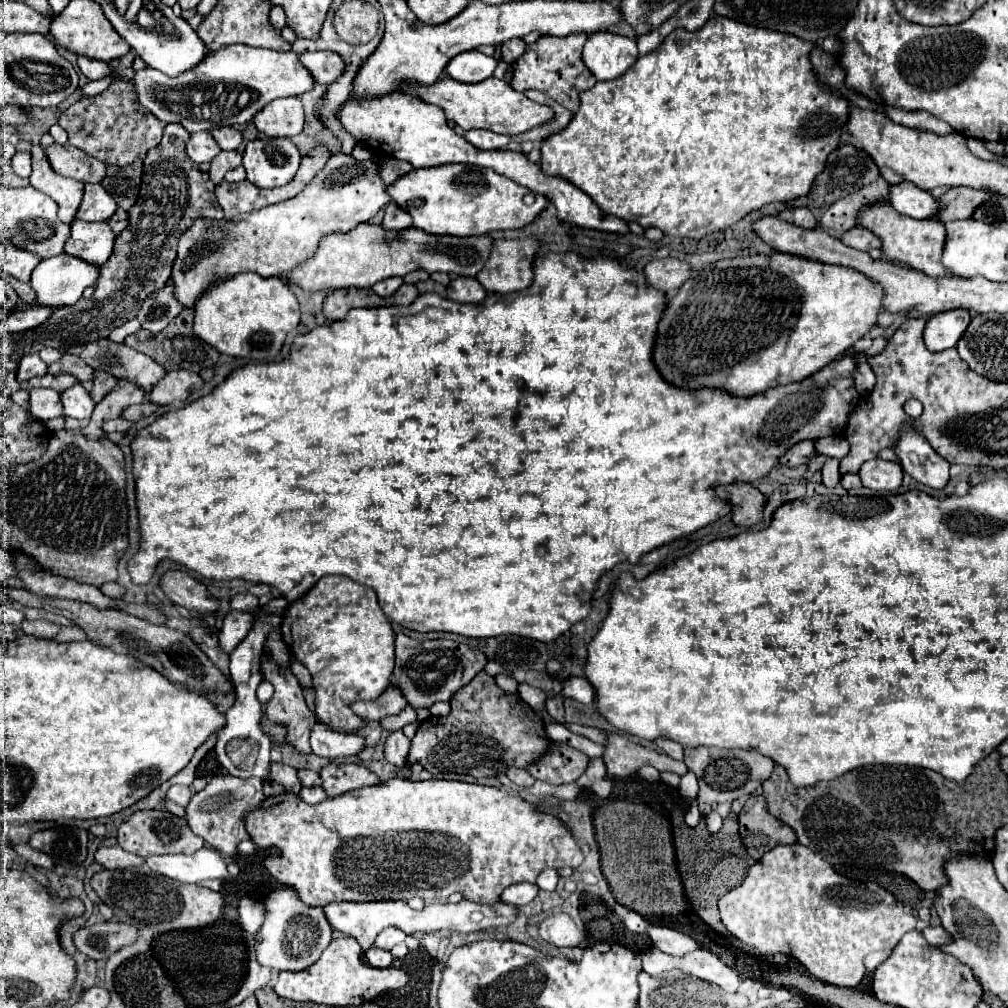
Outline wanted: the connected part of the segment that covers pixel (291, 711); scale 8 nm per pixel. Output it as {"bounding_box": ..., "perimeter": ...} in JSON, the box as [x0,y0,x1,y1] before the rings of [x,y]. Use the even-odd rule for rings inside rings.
{"bounding_box":[263,662,315,756],"perimeter":[[[263,662],[263,678],[269,680],[275,686],[273,698],[265,704],[265,718],[269,722],[275,722],[275,724],[285,724],[287,744],[293,746],[295,752],[299,752],[303,756],[309,756],[311,754],[309,732],[311,732],[311,726],[315,724],[315,716],[311,714],[311,710],[305,704],[303,690],[301,690],[297,678],[291,674],[291,670],[273,670],[273,666],[269,666],[269,662]]]}

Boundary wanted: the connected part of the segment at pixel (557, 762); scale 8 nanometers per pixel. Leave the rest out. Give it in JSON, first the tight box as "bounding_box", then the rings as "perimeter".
{"bounding_box":[527,742,589,784],"perimeter":[[[551,742],[549,750],[539,758],[539,762],[529,764],[527,772],[549,784],[569,784],[583,774],[587,762],[589,758],[581,750],[575,750],[565,742]]]}

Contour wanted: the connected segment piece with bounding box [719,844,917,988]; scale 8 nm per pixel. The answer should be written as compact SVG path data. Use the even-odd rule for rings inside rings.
M801 844L775 846L749 868L743 884L719 900L721 920L727 930L759 952L783 952L797 958L809 974L825 984L855 988L865 976L863 958L869 952L893 950L897 942L917 926L917 918L877 882L857 882L837 874L831 864Z

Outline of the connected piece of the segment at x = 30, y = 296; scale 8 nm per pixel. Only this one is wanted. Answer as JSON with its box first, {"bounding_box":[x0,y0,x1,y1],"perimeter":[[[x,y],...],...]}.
{"bounding_box":[5,278,37,304],"perimeter":[[[5,278],[13,288],[15,288],[15,292],[19,294],[19,298],[21,298],[21,302],[23,304],[31,304],[31,302],[35,302],[35,298],[37,298],[37,294],[31,290],[31,286],[29,284],[23,284],[23,282],[17,282],[15,278]]]}

